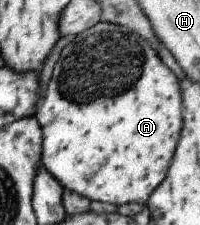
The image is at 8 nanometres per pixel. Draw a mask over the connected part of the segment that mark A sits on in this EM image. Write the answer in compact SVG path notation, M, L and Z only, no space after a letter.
M99 21L91 28L84 30L81 34L75 35L57 57L53 70L51 71L48 84L45 86L44 94L36 106L35 113L32 115L39 124L41 142L41 165L49 172L63 189L75 192L90 202L100 201L111 205L123 205L126 203L145 204L150 193L162 182L165 177L168 165L170 164L173 150L175 149L177 138L182 126L181 94L179 91L179 80L162 63L157 56L157 52L140 38L117 24Z

